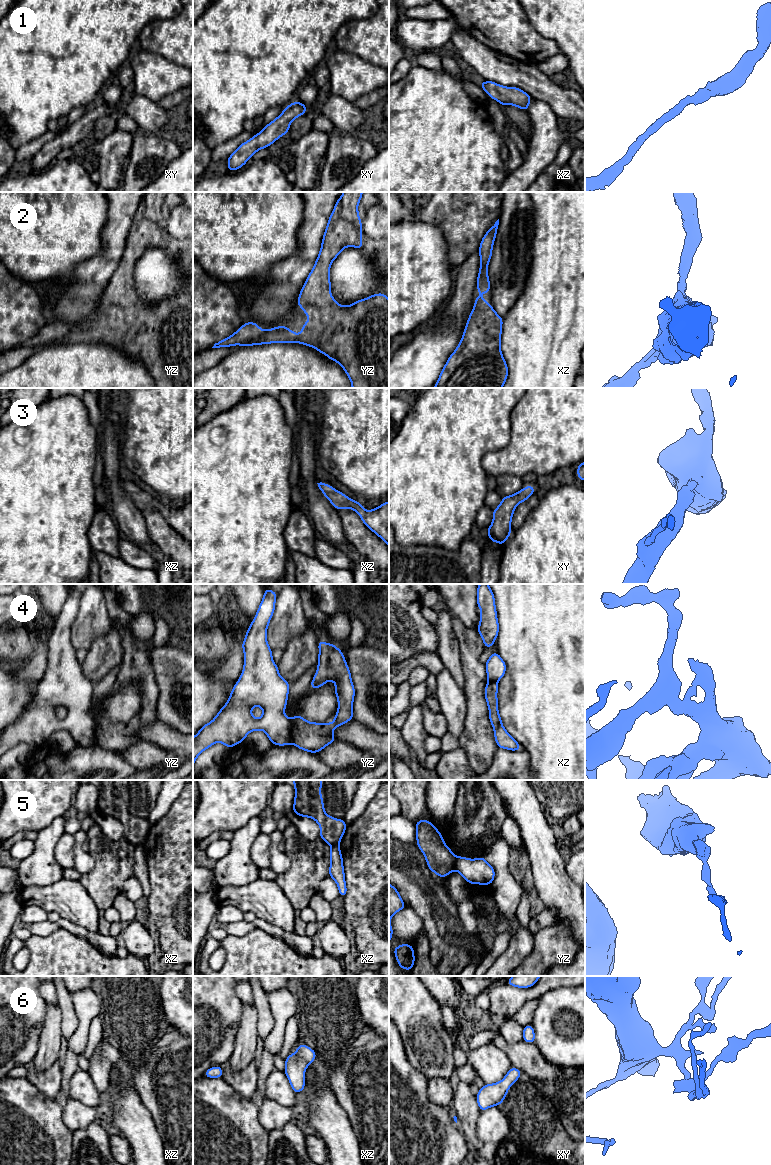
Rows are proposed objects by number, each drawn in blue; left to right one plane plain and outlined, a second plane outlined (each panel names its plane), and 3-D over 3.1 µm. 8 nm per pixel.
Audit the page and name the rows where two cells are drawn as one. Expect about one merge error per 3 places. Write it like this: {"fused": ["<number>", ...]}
{"fused": ["4", "5"]}

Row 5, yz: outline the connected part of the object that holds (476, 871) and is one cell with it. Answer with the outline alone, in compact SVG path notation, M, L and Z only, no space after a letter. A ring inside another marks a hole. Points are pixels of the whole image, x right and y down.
M456 857L454 869L463 876L468 884L491 885L495 878L494 868L484 857L476 859Z

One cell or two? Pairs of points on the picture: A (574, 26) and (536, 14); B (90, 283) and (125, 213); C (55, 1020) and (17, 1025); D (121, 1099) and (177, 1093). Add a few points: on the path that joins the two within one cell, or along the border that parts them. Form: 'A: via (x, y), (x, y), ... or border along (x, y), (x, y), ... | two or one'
A: via (565, 17), (562, 14), (545, 14) | one
B: via (101, 266), (111, 253), (115, 230) | one
C: border along (47, 1003), (47, 1012), (38, 1045) | two
D: border along (132, 1086), (152, 1117) | two

